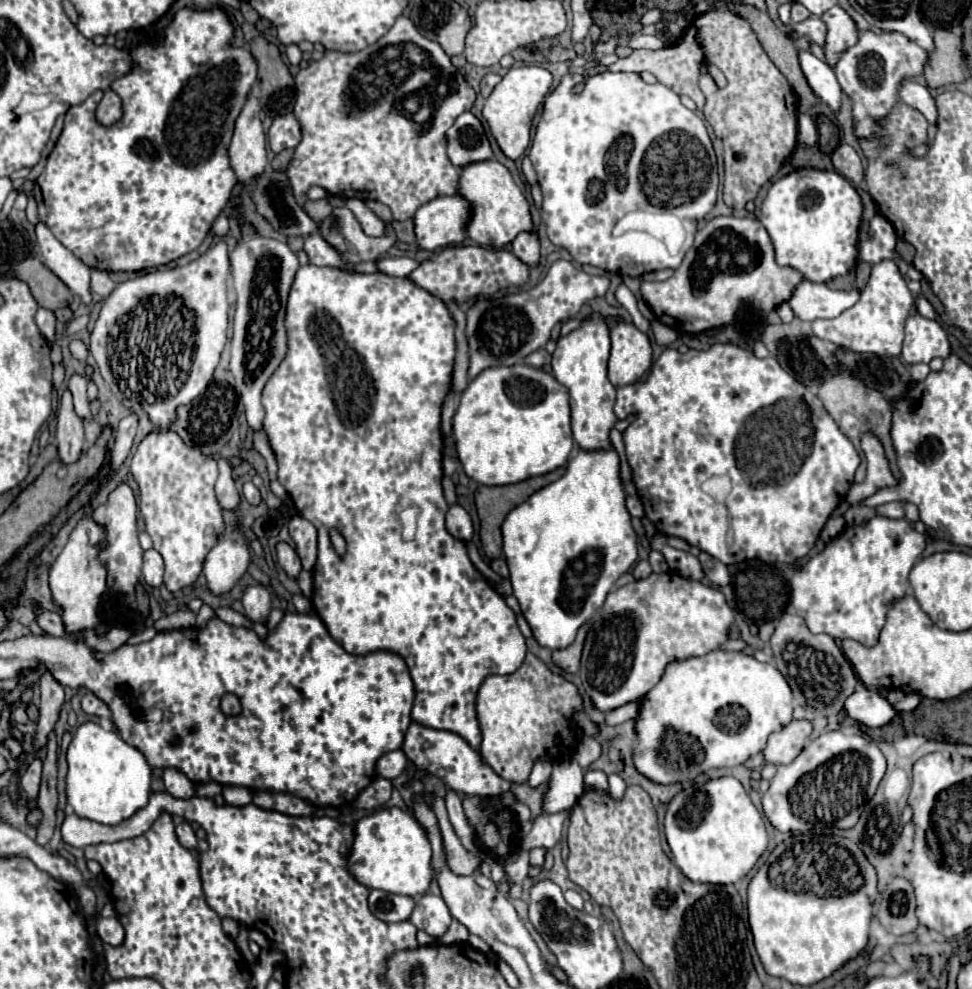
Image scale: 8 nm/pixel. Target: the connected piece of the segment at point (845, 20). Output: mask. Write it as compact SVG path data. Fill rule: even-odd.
M834 6L826 14L822 14L822 20L824 20L826 28L828 28L828 32L826 32L826 46L824 46L826 64L834 68L838 58L850 46L856 44L858 30L856 30L854 20L840 6Z

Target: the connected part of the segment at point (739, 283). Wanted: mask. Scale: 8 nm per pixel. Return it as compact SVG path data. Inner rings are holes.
M716 216L696 234L694 246L688 250L682 266L668 280L642 282L642 296L662 324L698 334L734 322L742 304L764 312L776 308L790 298L800 280L798 270L776 264L770 236L758 220ZM710 260L716 260L716 268L720 270L708 278Z

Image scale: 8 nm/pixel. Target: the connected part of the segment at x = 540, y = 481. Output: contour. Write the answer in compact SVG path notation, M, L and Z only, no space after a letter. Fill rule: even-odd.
M558 468L550 474L542 474L542 476L534 476L534 478L528 478L524 482L518 482L518 484L510 484L510 486L478 486L476 490L476 508L478 508L478 518L480 518L480 540L482 540L482 548L484 548L484 554L492 560L492 558L498 558L502 556L502 534L500 534L500 524L502 520L506 518L506 514L516 508L518 504L522 504L526 498L530 498L536 490L548 486L550 482L558 480L562 474L566 472L566 468Z

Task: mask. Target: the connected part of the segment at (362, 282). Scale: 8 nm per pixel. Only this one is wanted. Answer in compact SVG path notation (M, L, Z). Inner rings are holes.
M306 264L300 266L298 274L294 276L294 286L290 286L290 298L286 304L286 334L288 334L288 352L286 358L280 362L278 370L268 378L262 390L262 404L266 408L264 418L264 432L268 442L274 450L278 462L278 480L292 496L298 514L310 520L318 530L318 560L312 570L314 574L314 596L312 608L322 618L328 634L350 654L368 654L376 650L388 650L404 658L410 676L416 686L416 700L412 706L412 720L422 726L434 726L438 730L450 730L460 734L466 742L474 748L480 746L480 728L476 720L476 692L482 680L490 674L512 674L520 668L526 656L524 636L516 626L514 612L506 606L504 598L484 580L484 576L472 566L466 546L462 540L452 538L444 526L444 514L448 504L442 494L442 434L440 434L440 410L444 396L450 388L452 380L452 364L456 354L454 344L454 320L446 308L446 304L428 294L426 290L418 288L410 278L392 278L382 272L374 274L360 274L342 268L326 268ZM416 506L420 510L416 520L416 536L414 540L406 542L400 536L400 522L398 514L408 508ZM336 528L346 540L346 554L338 556L330 542L330 530Z

